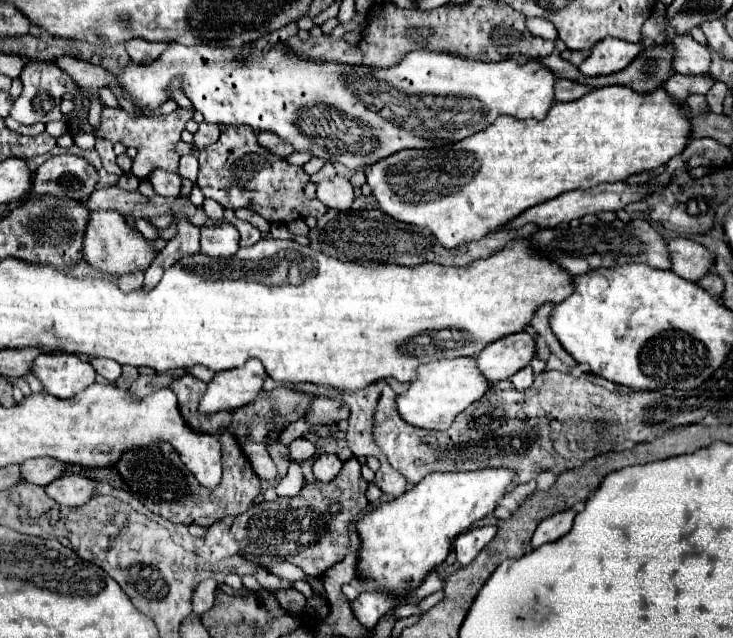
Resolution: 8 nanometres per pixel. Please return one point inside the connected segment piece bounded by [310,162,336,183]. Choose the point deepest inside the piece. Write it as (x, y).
(328, 170)

